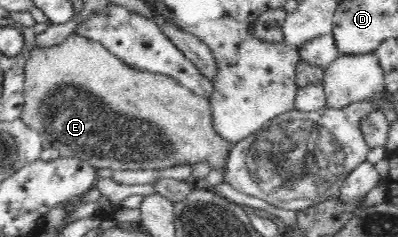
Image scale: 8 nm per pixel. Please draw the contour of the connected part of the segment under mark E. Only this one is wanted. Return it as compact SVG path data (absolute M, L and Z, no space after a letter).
M72 33L66 40L58 46L52 48L34 48L30 51L26 66L24 67L24 94L25 104L21 114L21 119L30 127L40 133L44 141L48 140L51 146L59 151L60 156L71 156L89 162L96 168L111 168L112 170L160 170L176 166L176 164L189 163L195 164L210 161L210 167L225 171L225 162L229 150L233 143L224 140L214 128L212 122L212 109L208 99L192 94L192 91L182 86L175 78L146 72L145 70L136 70L128 66L123 60L116 58L100 42L85 38L84 33Z

